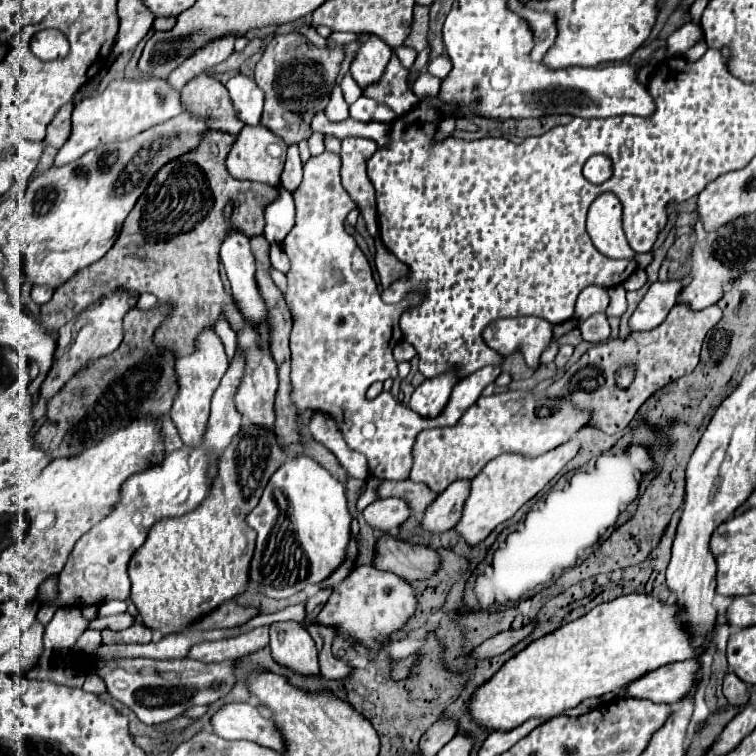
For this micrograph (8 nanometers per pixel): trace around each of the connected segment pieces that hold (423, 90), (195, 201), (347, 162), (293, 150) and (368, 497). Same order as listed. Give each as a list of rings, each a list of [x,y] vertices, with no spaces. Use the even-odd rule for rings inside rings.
[[[421,71],[417,75],[417,79],[413,81],[413,85],[411,85],[411,91],[415,95],[433,95],[433,97],[437,97],[437,93],[439,93],[439,79],[433,77],[427,71]]]
[[[201,73],[185,85],[181,95],[187,111],[201,115],[209,127],[219,131],[211,129],[205,133],[205,139],[195,153],[187,153],[185,157],[167,163],[125,219],[123,231],[109,253],[101,261],[89,265],[89,269],[77,271],[77,277],[71,277],[55,291],[49,303],[41,305],[41,323],[51,335],[61,329],[65,321],[77,317],[87,305],[117,289],[135,291],[139,295],[153,293],[161,303],[169,303],[173,307],[161,327],[165,327],[165,337],[179,337],[179,355],[193,353],[197,333],[201,333],[201,329],[213,329],[221,315],[229,321],[235,333],[245,327],[233,297],[223,289],[219,277],[219,249],[225,233],[229,233],[229,225],[233,225],[233,229],[241,229],[247,237],[257,237],[257,233],[263,235],[263,211],[265,205],[277,197],[277,189],[265,183],[239,181],[229,175],[225,157],[237,139],[235,135],[245,127],[245,123],[237,117],[229,91],[221,81]],[[229,201],[237,203],[237,211],[229,217],[229,221],[225,221],[223,209]]]
[[[347,137],[341,141],[341,181],[345,191],[359,203],[359,211],[365,217],[367,230],[376,237],[379,234],[373,185],[365,173],[365,161],[377,151],[371,139]]]
[[[291,145],[287,149],[287,163],[285,163],[283,177],[281,177],[283,189],[287,189],[289,193],[295,193],[297,185],[301,185],[301,173],[303,173],[303,167],[301,167],[301,159],[299,159],[299,149],[297,149],[297,145]]]
[[[367,477],[367,489],[365,489],[365,493],[359,497],[359,501],[357,501],[357,509],[359,511],[363,511],[367,505],[371,505],[375,499],[377,499],[377,485],[381,483],[381,479],[377,479],[377,477]]]

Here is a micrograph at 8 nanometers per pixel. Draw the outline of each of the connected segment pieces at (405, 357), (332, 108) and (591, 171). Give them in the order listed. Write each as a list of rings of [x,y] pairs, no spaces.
[[[401,341],[401,343],[397,343],[397,345],[395,345],[393,355],[395,355],[395,359],[397,359],[397,361],[411,361],[411,359],[415,357],[415,349],[413,349],[413,345],[411,345],[411,343]]]
[[[339,85],[333,87],[333,93],[331,93],[325,115],[329,117],[329,121],[343,121],[349,117],[349,105],[343,99],[343,93],[341,93]]]
[[[594,155],[583,165],[583,175],[591,183],[605,183],[613,175],[611,160],[604,155]]]

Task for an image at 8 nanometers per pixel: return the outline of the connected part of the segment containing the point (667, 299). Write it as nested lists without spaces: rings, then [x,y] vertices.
[[[681,279],[653,283],[643,297],[649,301],[641,301],[637,305],[633,317],[629,319],[631,331],[649,331],[655,329],[657,325],[661,325],[661,321],[665,321],[671,307],[677,303],[677,297],[683,287],[685,287],[685,283]]]

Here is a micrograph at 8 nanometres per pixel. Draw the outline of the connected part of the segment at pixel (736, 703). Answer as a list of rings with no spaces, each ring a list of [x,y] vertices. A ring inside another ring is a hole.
[[[725,675],[725,681],[723,681],[723,695],[727,697],[727,701],[733,705],[733,707],[745,707],[745,703],[749,701],[747,697],[747,685],[735,677],[735,675]]]

